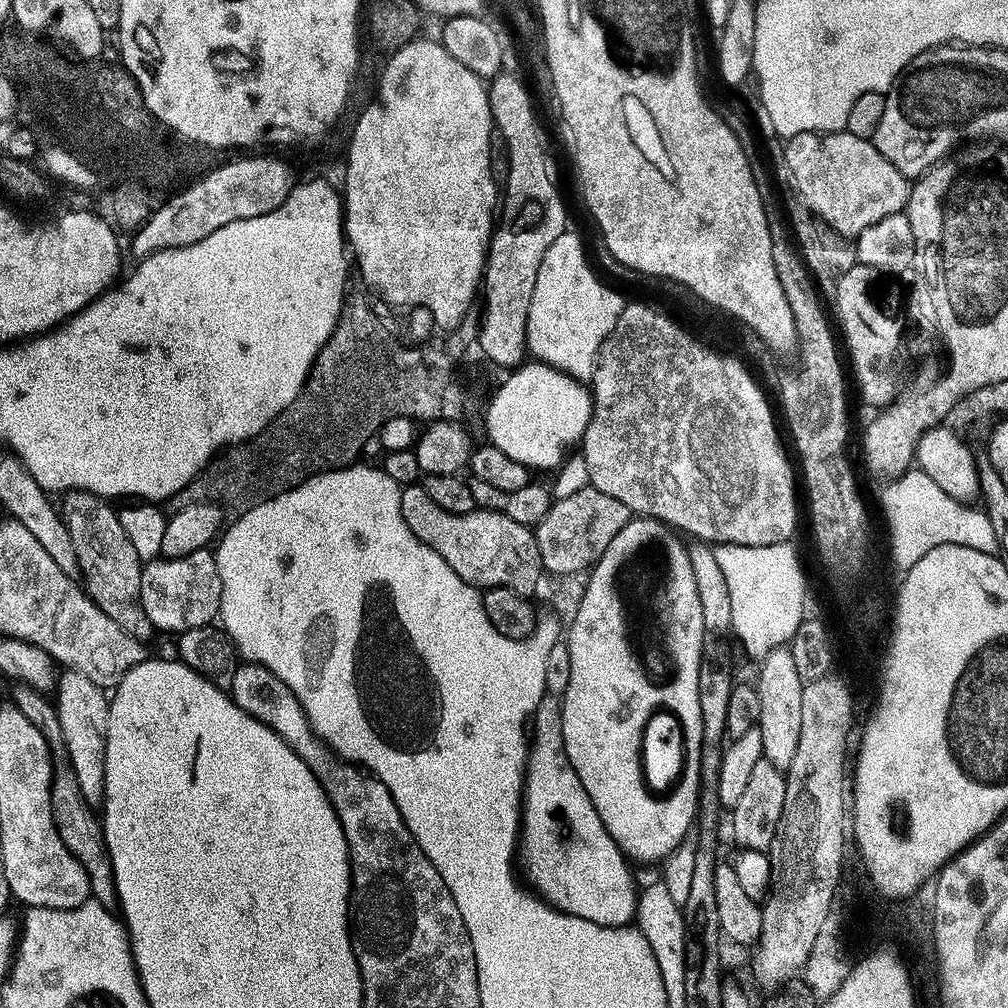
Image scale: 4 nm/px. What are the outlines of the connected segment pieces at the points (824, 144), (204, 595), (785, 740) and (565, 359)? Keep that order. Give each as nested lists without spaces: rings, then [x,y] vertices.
[[[848,131],[842,132],[803,132],[787,137],[784,144],[786,163],[798,184],[802,201],[814,215],[838,231],[845,238],[859,236],[866,226],[874,226],[895,212],[904,212],[908,206],[910,191],[909,177],[902,175],[876,149],[871,140],[863,140]]]
[[[208,548],[198,550],[194,554],[186,554],[182,558],[165,560],[156,558],[153,564],[145,563],[142,568],[140,582],[140,601],[150,618],[153,629],[171,634],[179,634],[194,626],[206,626],[213,623],[220,615],[220,599],[222,598],[222,578],[218,574],[216,557]]]
[[[785,645],[771,649],[760,662],[759,668],[758,682],[756,682],[759,694],[757,725],[762,734],[764,757],[776,768],[786,770],[792,764],[794,754],[797,753],[798,738],[801,736],[804,681],[798,676],[794,656]]]
[[[566,230],[550,242],[542,266],[538,266],[538,282],[530,298],[530,314],[526,334],[528,352],[539,363],[559,368],[581,382],[591,381],[596,369],[596,356],[605,338],[612,333],[622,314],[626,300],[607,288],[588,265],[580,236]]]

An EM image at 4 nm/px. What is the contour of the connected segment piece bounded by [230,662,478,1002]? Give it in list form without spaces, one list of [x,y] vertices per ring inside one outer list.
[[[240,662],[237,663],[234,670],[234,682],[230,689],[232,701],[242,710],[246,710],[246,714],[250,714],[254,718],[258,718],[258,722],[262,722],[266,726],[273,728],[284,741],[294,749],[305,750],[306,759],[319,782],[324,788],[324,792],[328,795],[328,800],[332,804],[332,808],[338,814],[342,830],[346,834],[346,842],[348,843],[348,861],[352,864],[352,894],[350,897],[350,907],[348,910],[348,937],[350,938],[350,946],[354,950],[354,958],[358,962],[358,970],[362,978],[362,990],[364,991],[365,1001],[372,1000],[472,1000],[478,997],[478,974],[476,973],[476,959],[474,958],[474,946],[470,942],[470,934],[466,930],[466,922],[462,922],[462,914],[458,914],[458,905],[454,903],[454,898],[450,894],[450,890],[446,886],[446,882],[442,882],[442,874],[438,874],[438,870],[434,870],[434,866],[430,862],[430,858],[426,858],[426,854],[422,854],[422,850],[418,846],[418,842],[410,834],[410,830],[406,826],[406,822],[402,818],[402,814],[398,810],[398,806],[394,802],[394,798],[390,794],[390,790],[386,790],[386,786],[377,778],[369,774],[367,771],[358,769],[338,760],[337,753],[329,748],[325,742],[316,735],[315,730],[310,726],[310,718],[306,714],[306,710],[302,710],[302,706],[298,702],[298,698],[294,698],[294,694],[290,690],[290,686],[286,686],[286,682],[282,682],[273,674],[272,669],[267,664],[259,662]]]

